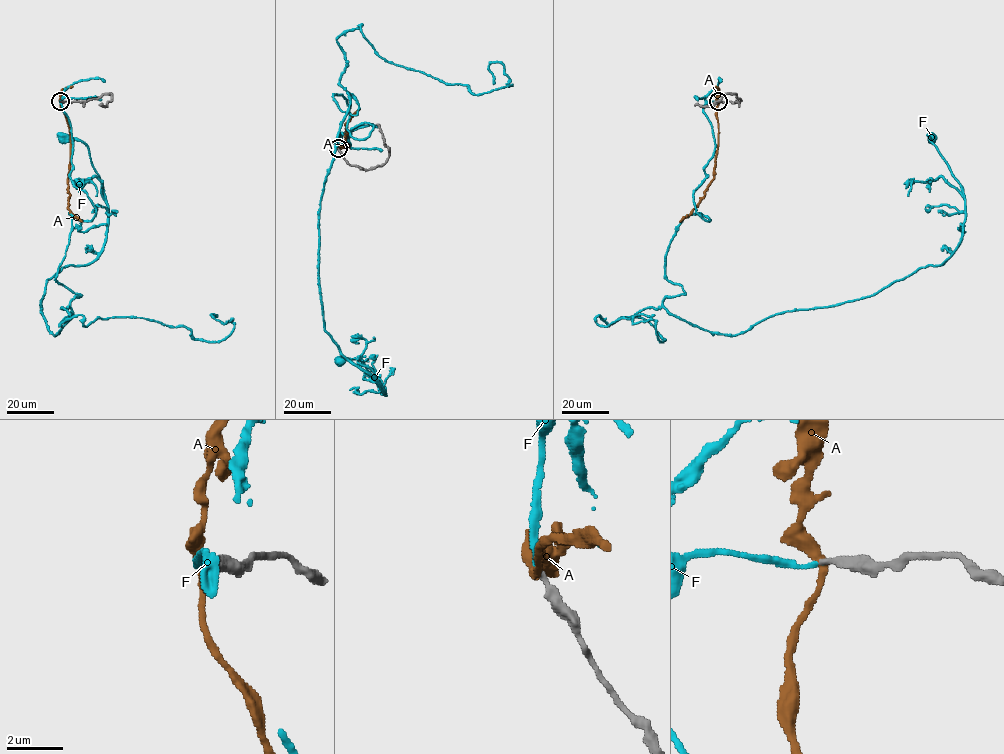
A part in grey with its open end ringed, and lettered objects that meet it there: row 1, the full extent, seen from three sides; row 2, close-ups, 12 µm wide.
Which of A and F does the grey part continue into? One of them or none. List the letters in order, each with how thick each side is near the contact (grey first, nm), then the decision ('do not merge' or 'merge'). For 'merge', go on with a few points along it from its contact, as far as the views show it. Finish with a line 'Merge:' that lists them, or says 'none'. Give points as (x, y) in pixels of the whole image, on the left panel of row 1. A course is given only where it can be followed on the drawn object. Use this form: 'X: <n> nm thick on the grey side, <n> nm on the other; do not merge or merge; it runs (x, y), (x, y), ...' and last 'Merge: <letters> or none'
A: 280 nm thick on the grey side, 320 nm on the other; do not merge
F: 280 nm thick on the grey side, 160 nm on the other; merge; it runs (60, 101), (96, 215), (69, 213), (56, 280), (81, 295), (54, 335), (46, 280), (107, 236), (62, 136)
Merge: F

